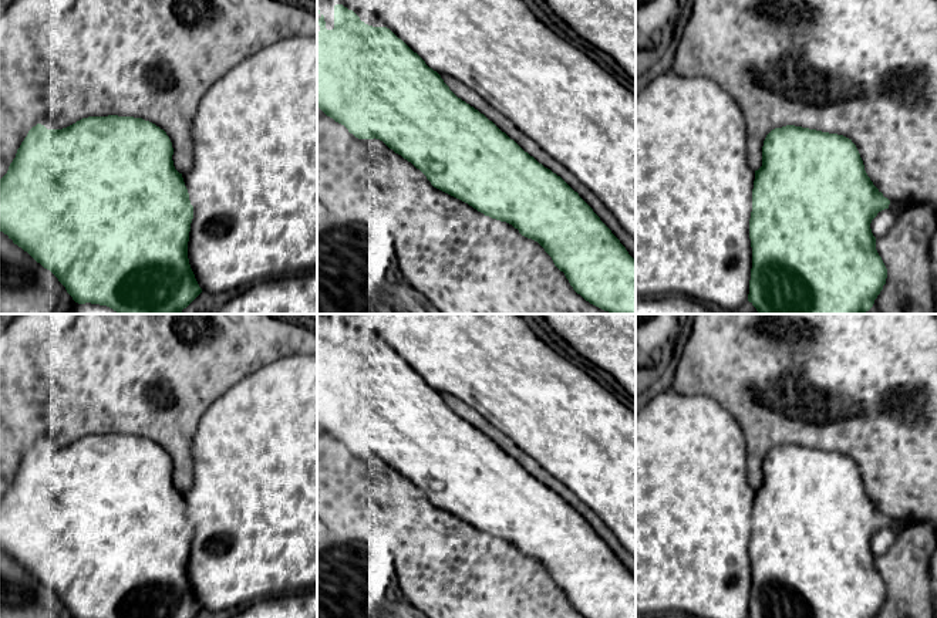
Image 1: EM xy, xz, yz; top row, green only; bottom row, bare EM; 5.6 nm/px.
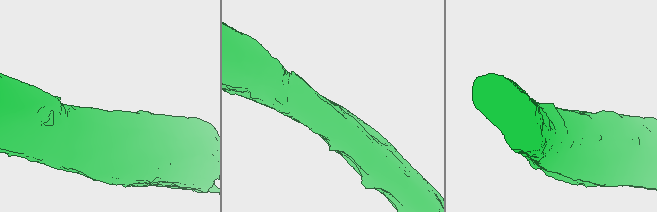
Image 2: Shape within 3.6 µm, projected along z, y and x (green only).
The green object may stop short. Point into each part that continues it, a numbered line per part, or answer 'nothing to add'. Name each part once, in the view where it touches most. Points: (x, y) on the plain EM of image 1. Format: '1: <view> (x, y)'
nothing to add

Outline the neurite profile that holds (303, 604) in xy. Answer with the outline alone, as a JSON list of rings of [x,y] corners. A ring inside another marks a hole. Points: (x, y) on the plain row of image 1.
[[[317,587],[297,594],[255,600],[230,618],[317,618]]]

